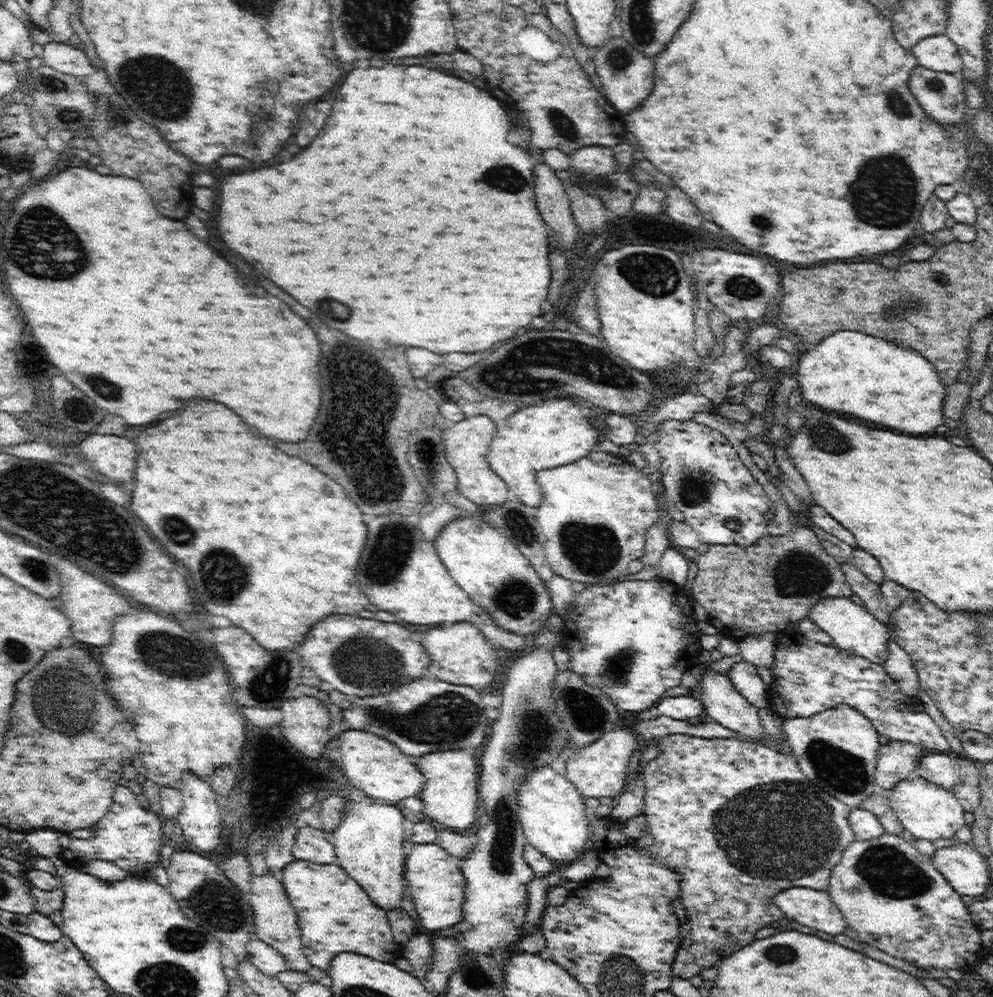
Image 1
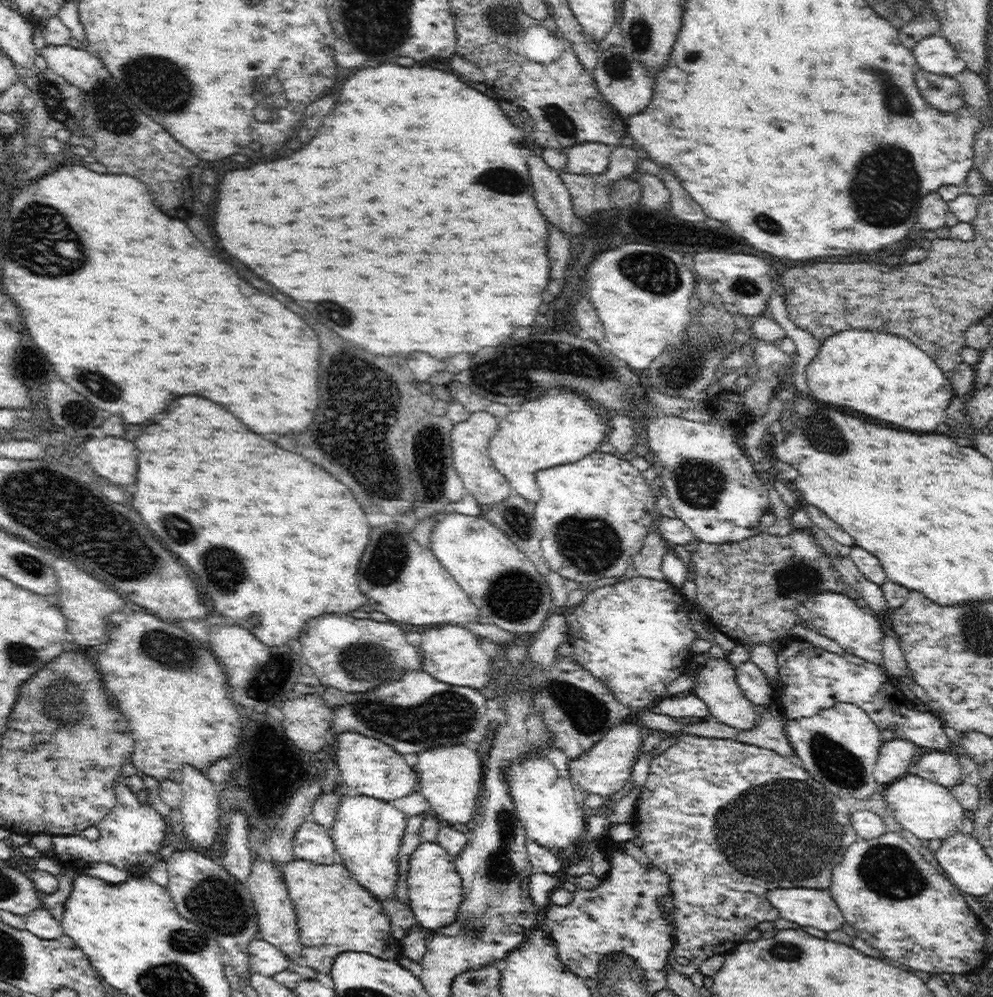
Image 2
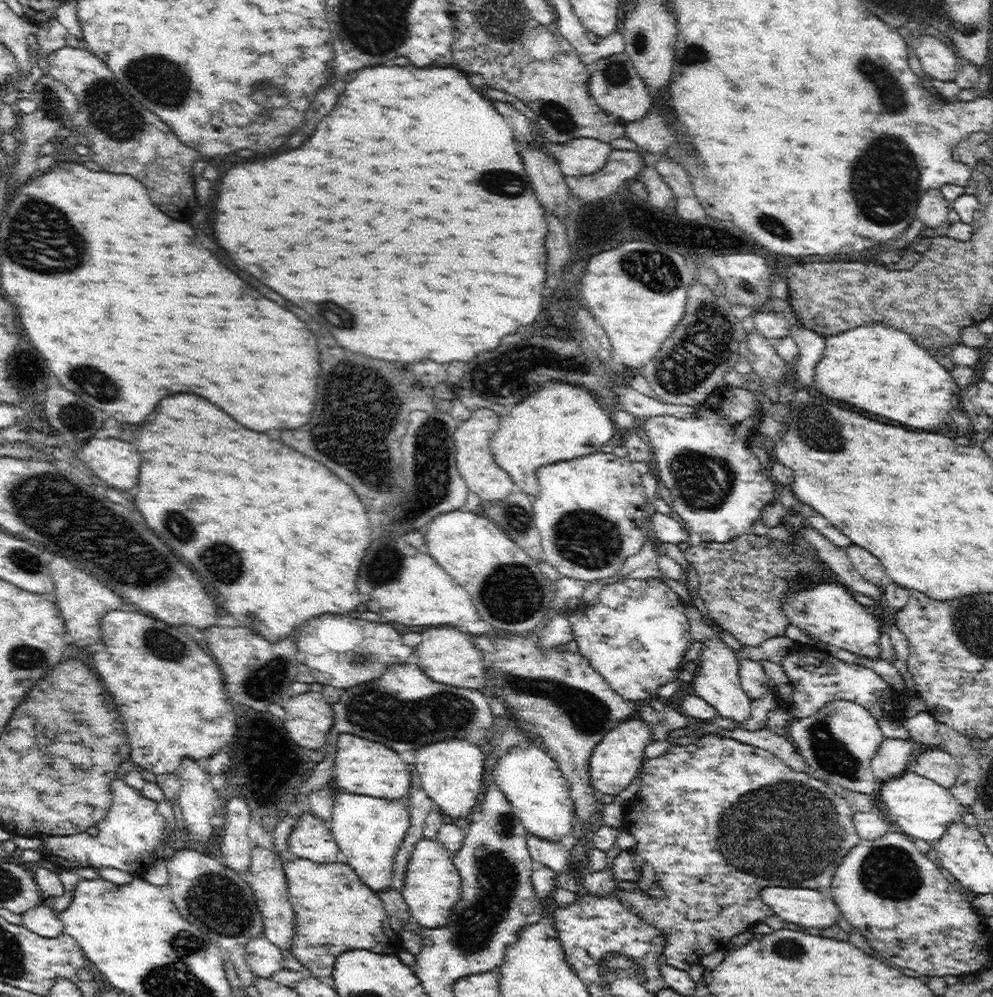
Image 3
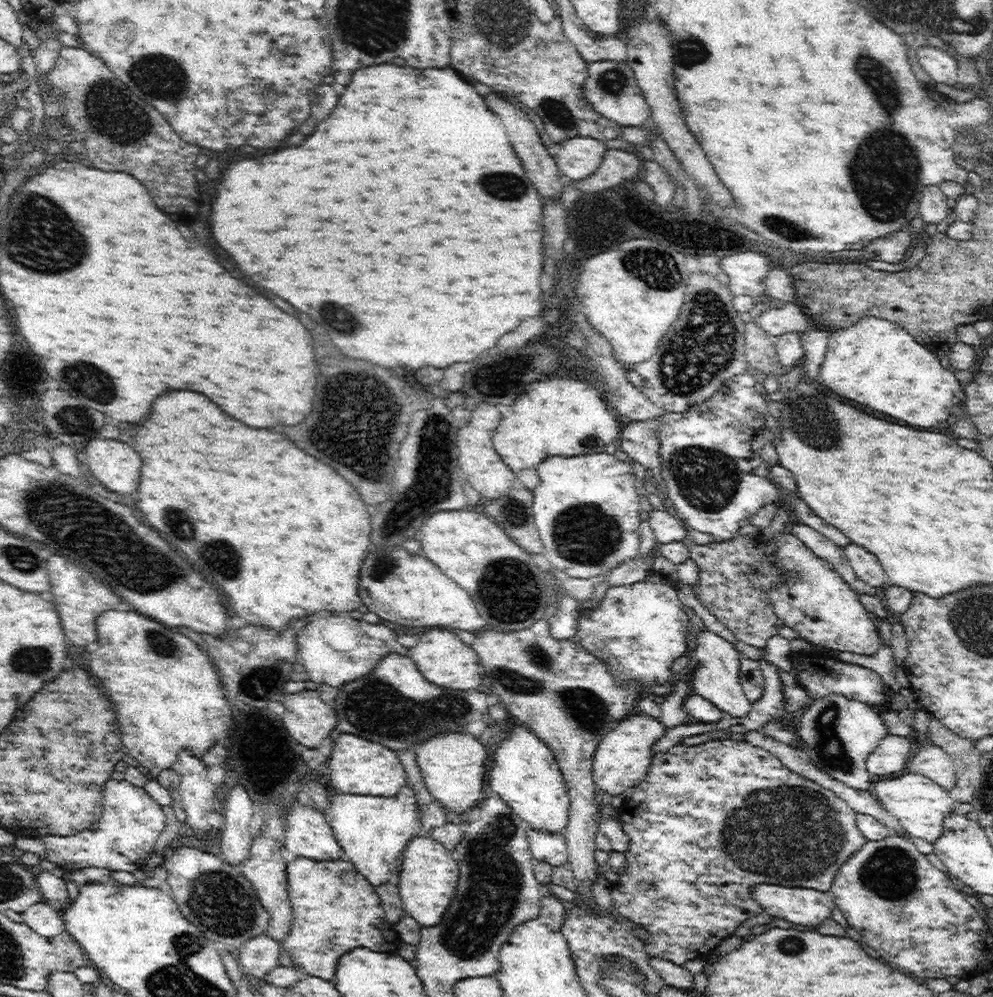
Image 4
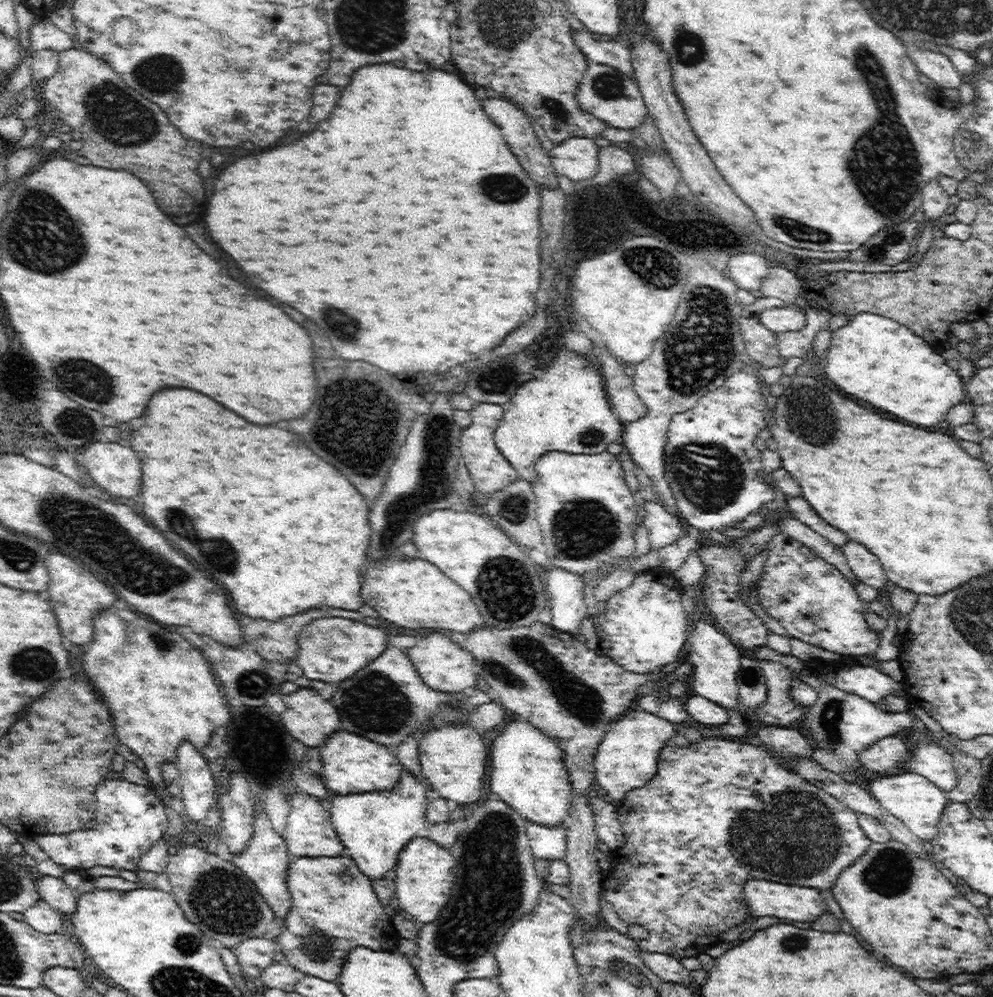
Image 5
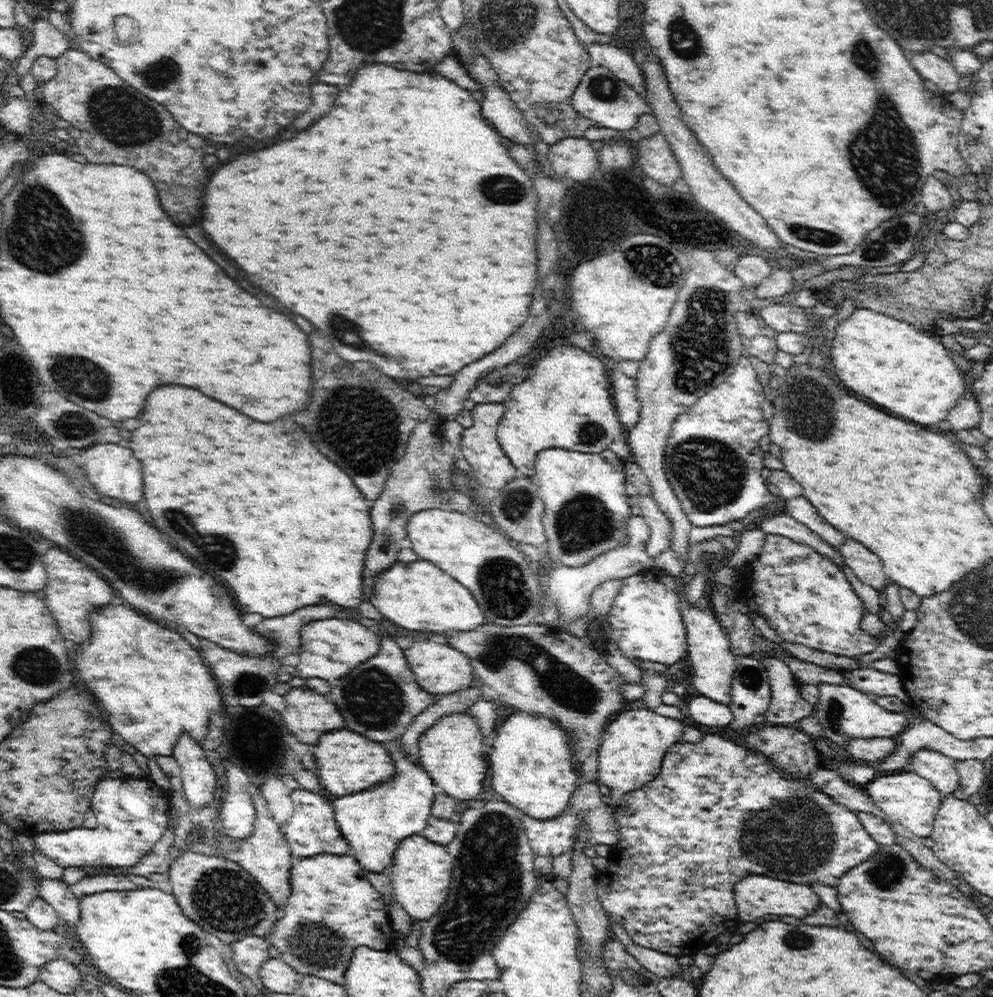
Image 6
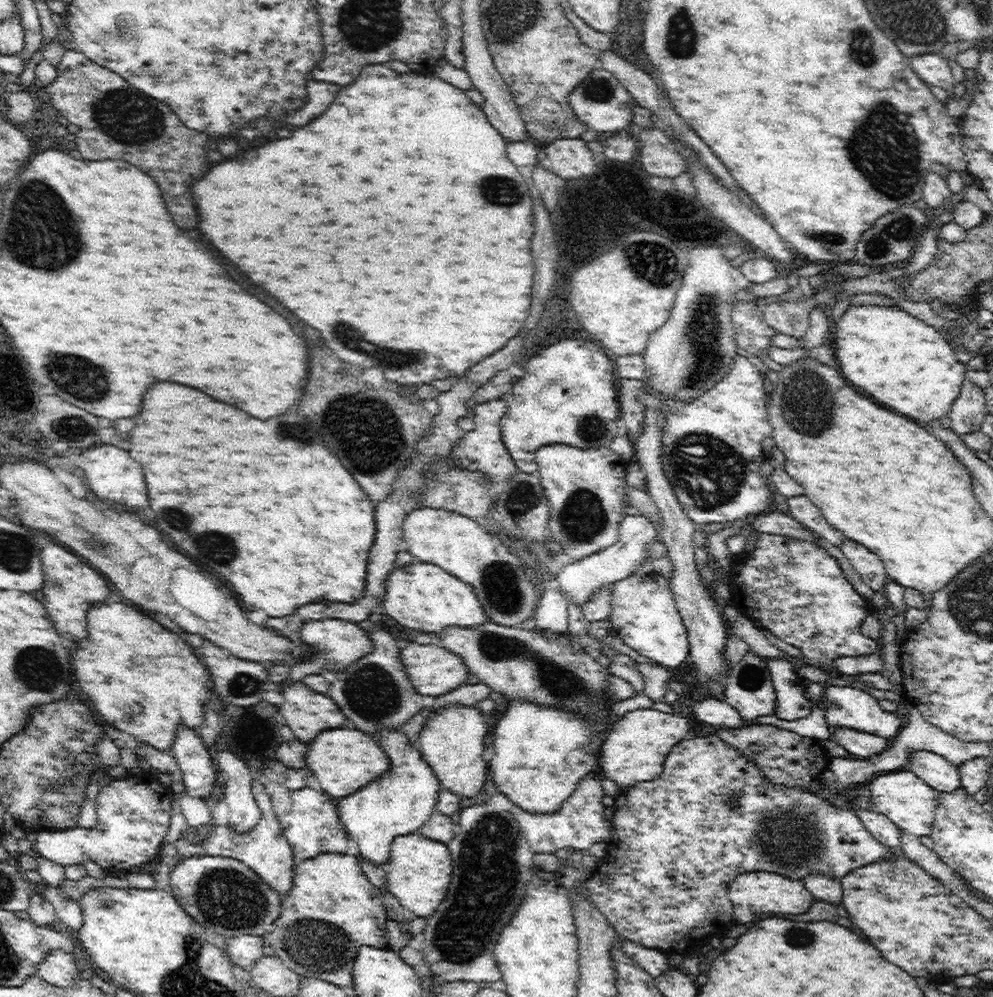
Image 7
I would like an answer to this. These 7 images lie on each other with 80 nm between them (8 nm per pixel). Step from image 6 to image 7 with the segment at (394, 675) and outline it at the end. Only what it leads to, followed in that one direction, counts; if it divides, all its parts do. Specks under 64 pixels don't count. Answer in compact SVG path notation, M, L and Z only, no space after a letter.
M370 630L374 648L370 656L364 656L350 664L344 672L336 674L336 682L330 688L330 696L338 702L348 722L342 728L358 728L362 732L378 732L382 728L400 728L408 718L420 709L422 694L408 682L408 676L400 664L400 648L396 640L384 630Z

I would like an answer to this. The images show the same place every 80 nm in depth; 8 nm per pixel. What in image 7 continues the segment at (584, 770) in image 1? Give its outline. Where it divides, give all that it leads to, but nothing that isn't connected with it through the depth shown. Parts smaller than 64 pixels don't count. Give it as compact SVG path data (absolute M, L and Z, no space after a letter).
M636 709L627 712L608 731L604 740L602 758L598 766L608 779L620 786L621 790L629 789L634 784L658 778L663 772L664 761L668 753L680 740L689 737L690 724L688 718L675 713L664 713L656 709Z

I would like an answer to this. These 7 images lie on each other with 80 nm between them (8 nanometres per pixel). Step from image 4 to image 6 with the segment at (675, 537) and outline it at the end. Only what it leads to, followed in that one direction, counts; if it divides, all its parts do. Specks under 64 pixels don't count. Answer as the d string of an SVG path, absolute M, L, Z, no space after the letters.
M637 494L633 501L641 509L641 516L650 527L650 541L646 544L645 550L655 559L672 544L671 520L660 510L651 496Z

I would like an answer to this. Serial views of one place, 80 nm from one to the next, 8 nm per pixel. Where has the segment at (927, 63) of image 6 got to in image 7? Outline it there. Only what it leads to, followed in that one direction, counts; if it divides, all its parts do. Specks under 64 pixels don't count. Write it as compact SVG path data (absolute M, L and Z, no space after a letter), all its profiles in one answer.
M938 54L912 56L908 64L913 72L924 82L947 91L948 97L960 90L954 80L948 60Z

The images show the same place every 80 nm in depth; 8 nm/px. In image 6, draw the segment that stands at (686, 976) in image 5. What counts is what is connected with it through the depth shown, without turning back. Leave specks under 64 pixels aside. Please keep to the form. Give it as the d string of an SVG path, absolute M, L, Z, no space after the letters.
M613 925L611 934L613 939L622 941L625 949L652 974L658 975L660 978L687 976L685 968L676 961L675 956L657 951L656 949L644 948L644 946L634 943L623 926Z

